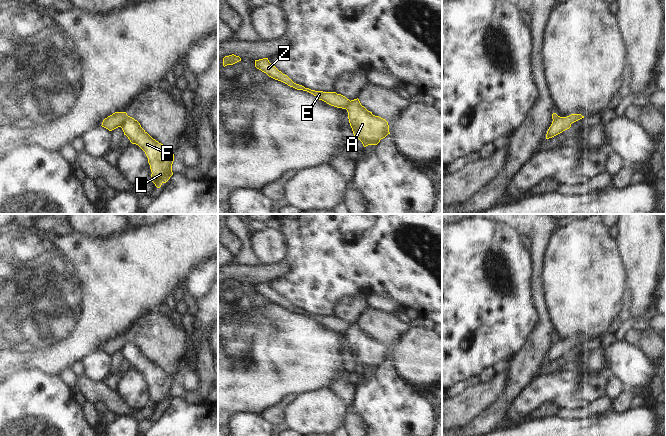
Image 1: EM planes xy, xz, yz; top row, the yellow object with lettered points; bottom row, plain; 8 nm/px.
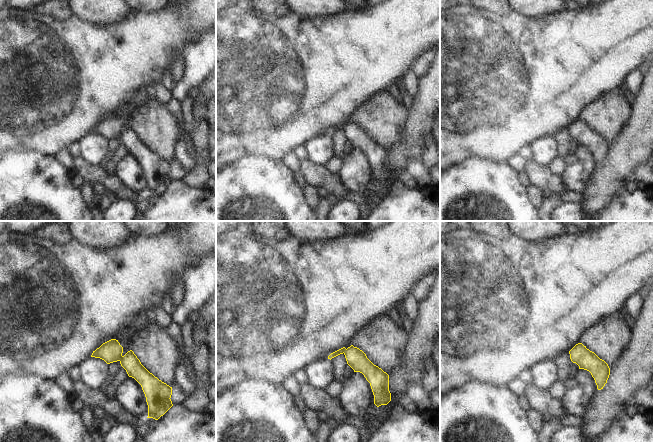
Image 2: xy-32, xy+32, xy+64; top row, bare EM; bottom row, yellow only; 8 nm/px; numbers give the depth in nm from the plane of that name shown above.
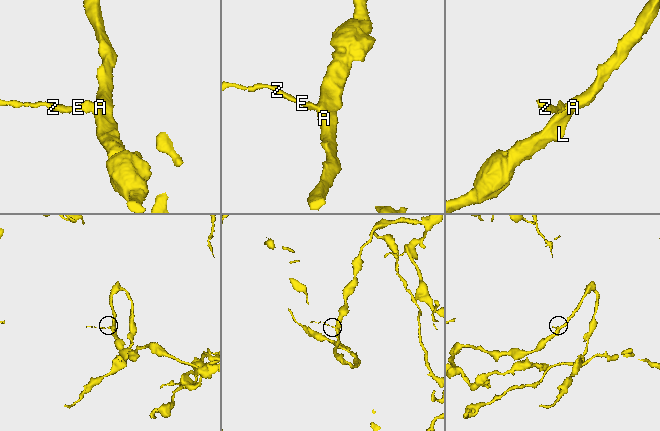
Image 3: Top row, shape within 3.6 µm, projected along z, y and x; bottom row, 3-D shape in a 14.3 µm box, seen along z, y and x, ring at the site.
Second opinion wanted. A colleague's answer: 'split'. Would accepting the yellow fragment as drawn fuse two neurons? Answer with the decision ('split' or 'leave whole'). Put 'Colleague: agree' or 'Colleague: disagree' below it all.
split
Colleague: agree

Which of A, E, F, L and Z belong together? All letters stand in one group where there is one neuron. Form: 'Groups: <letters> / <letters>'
Groups: A F L / E Z

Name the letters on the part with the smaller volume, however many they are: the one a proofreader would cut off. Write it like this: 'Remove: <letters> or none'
Remove: E, Z

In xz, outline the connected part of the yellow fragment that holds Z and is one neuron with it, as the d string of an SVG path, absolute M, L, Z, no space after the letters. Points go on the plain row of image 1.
M268 282L255 284L255 291L261 294L262 296L266 297L269 301L281 305L297 314L307 315L316 320L319 324L322 324L331 330L346 333L350 328L349 323L347 323L341 318L337 318L336 316L315 315L294 307L287 299L283 298L275 290L273 290L269 286Z

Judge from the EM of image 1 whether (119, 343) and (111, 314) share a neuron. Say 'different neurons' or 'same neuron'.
different neurons

